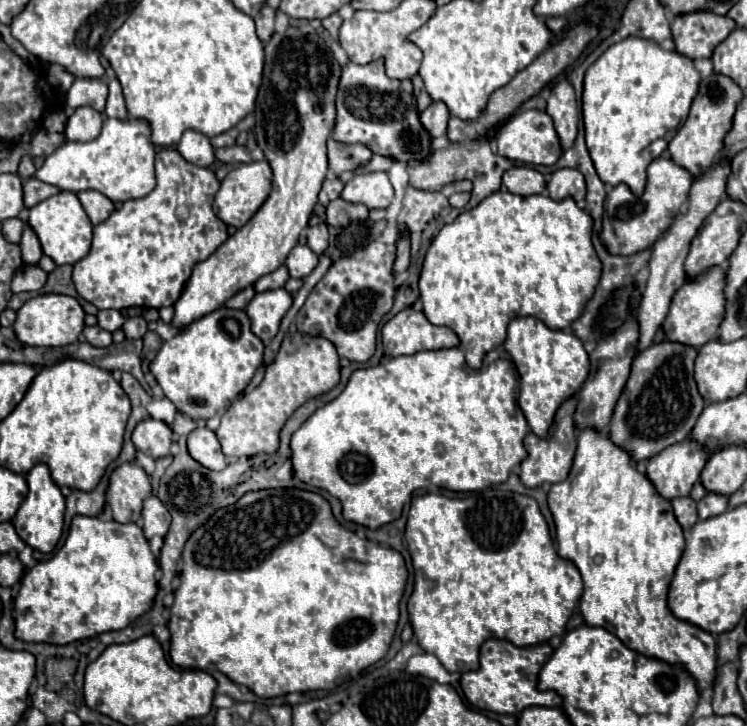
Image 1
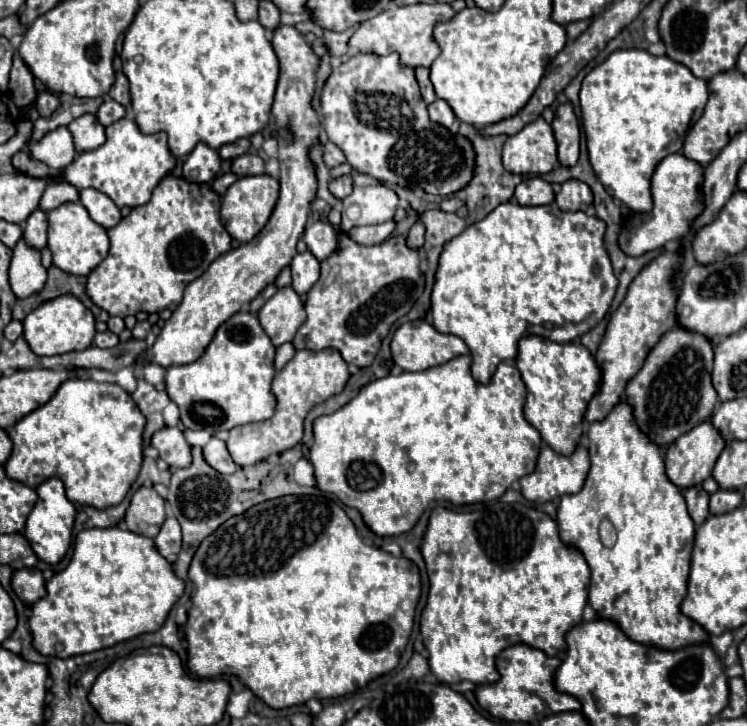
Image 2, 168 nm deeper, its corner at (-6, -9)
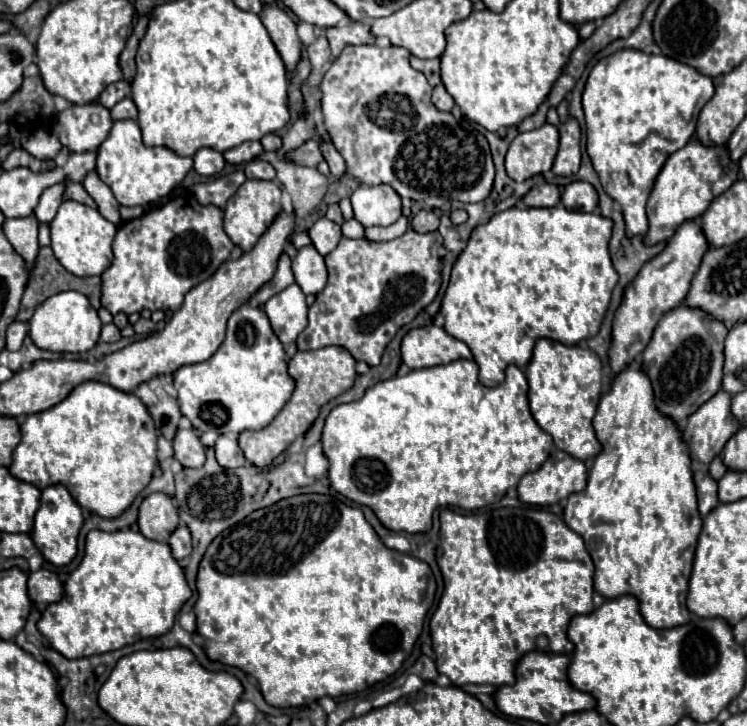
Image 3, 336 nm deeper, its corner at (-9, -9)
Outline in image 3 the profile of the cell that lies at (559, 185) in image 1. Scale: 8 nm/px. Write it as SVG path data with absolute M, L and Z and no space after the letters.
M571 182L569 186L565 186L561 204L567 210L593 212L597 208L597 190L589 182Z

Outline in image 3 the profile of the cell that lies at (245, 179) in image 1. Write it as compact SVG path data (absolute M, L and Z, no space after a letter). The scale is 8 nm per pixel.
M247 180L239 192L227 200L225 206L225 232L233 244L237 244L243 252L251 250L259 236L273 224L277 214L281 212L281 188L267 180Z

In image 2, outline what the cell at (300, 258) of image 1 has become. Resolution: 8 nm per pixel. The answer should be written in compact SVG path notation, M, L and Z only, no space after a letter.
M312 252L296 254L290 268L292 268L292 288L298 294L308 292L320 278L320 262Z

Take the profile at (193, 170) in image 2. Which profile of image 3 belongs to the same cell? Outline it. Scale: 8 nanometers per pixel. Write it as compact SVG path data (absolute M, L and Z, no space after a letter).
M201 148L193 156L193 160L195 160L195 172L201 174L201 176L207 176L207 178L219 174L223 170L223 166L225 166L223 154L213 150L213 148Z

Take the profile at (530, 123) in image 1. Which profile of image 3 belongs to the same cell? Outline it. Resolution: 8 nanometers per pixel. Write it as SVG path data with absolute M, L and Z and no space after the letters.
M543 124L537 130L521 132L509 146L505 156L505 168L509 178L523 182L535 174L549 172L557 154L559 132L551 124Z

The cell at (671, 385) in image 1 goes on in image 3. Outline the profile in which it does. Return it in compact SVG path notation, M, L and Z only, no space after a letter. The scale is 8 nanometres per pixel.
M679 304L675 310L669 310L655 326L653 338L647 344L643 352L643 370L649 374L653 390L655 390L655 402L657 408L671 416L677 424L685 422L687 416L691 416L703 402L707 402L713 394L721 388L723 378L723 342L727 336L727 328L719 320L711 320L703 310L689 308L685 304Z

